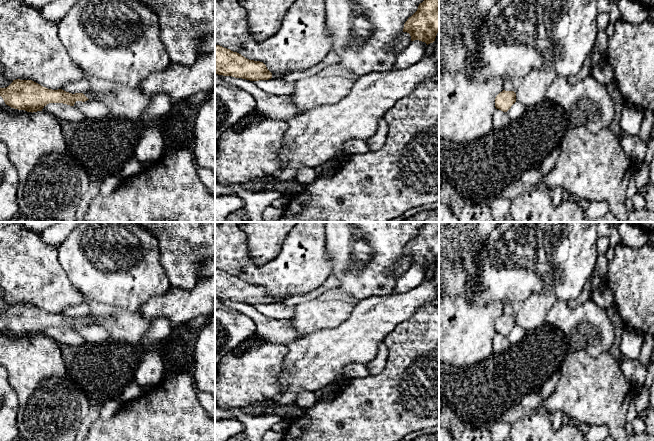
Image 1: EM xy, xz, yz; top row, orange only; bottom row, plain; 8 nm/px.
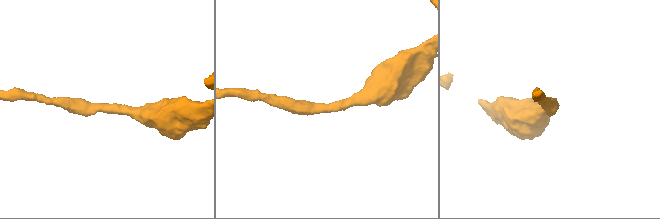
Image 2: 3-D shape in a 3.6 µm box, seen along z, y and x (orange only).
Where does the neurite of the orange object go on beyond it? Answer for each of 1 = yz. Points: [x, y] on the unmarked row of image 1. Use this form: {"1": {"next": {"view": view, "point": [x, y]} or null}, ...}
{"1": {"next": null}}

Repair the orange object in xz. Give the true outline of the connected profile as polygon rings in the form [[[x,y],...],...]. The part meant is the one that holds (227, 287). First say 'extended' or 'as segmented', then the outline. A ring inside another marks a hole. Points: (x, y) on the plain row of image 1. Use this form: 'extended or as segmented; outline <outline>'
as segmented; outline [[[215,268],[215,297],[250,305],[269,304],[272,297],[260,285],[249,284],[237,276]]]

